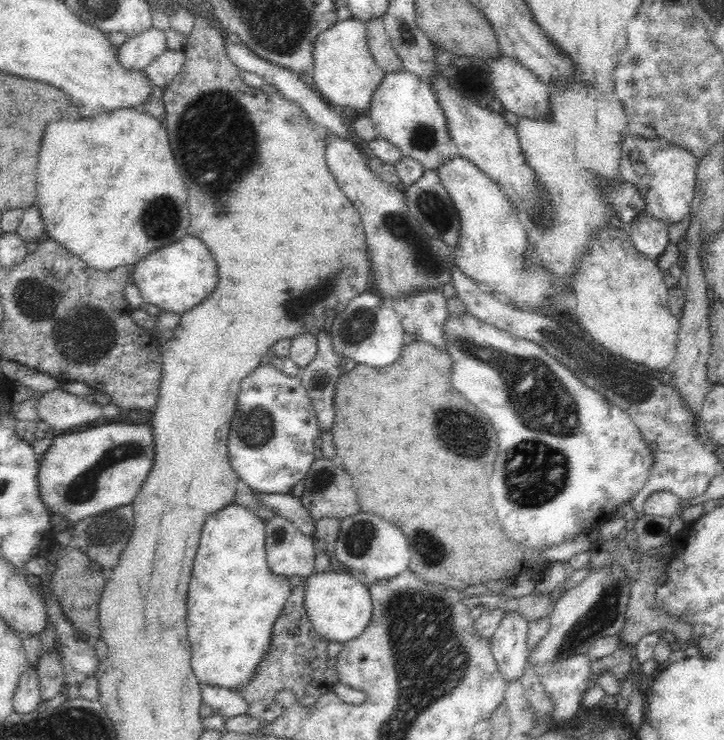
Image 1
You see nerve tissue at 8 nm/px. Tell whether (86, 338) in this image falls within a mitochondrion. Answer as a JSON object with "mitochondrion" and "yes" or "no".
{"mitochondrion":"yes"}

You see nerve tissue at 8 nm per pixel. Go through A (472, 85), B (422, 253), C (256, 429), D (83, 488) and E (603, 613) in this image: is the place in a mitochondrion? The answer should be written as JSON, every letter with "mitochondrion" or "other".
{"A":"other","B":"mitochondrion","C":"mitochondrion","D":"mitochondrion","E":"mitochondrion"}

